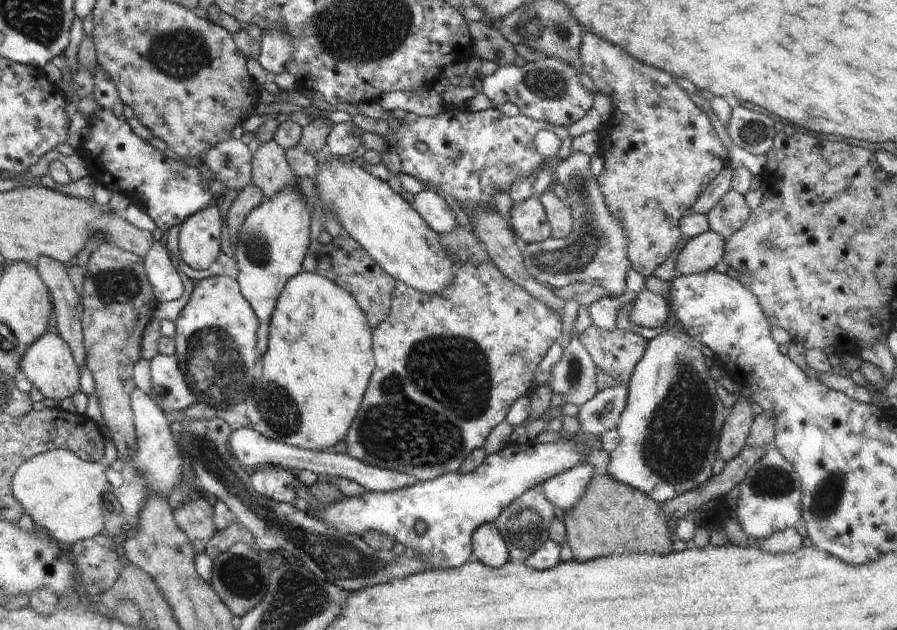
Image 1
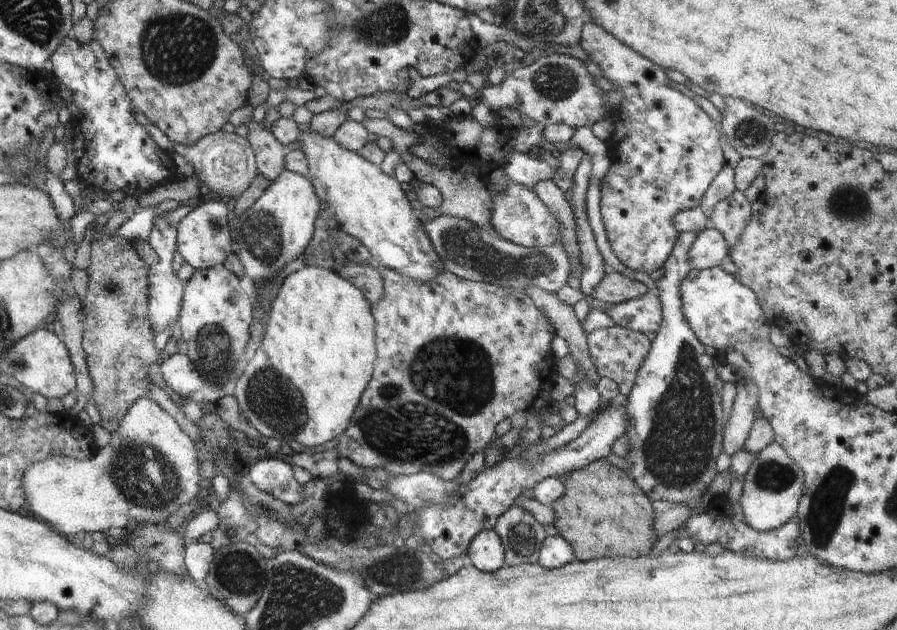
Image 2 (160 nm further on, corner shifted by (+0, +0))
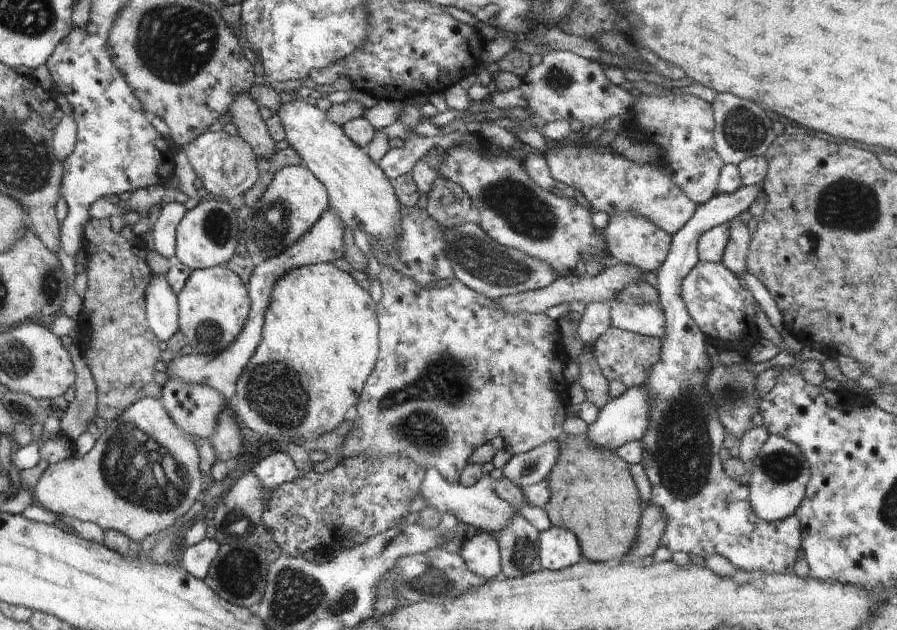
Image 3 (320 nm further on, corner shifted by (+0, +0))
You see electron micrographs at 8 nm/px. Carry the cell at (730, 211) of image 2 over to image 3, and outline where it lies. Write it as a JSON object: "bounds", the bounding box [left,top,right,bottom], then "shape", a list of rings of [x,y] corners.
{"bounds":[721,219,751,277],"shape":[[[738,219],[729,224],[729,241],[726,244],[721,263],[737,277],[742,276],[747,270],[746,259],[751,241],[748,227]]]}

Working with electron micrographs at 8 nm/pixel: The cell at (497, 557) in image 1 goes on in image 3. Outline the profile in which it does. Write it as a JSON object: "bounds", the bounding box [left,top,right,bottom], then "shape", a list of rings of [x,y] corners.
{"bounds":[459,531,501,581],"shape":[[[486,531],[466,539],[459,551],[470,572],[483,576],[487,581],[501,576],[501,554],[497,537]]]}

